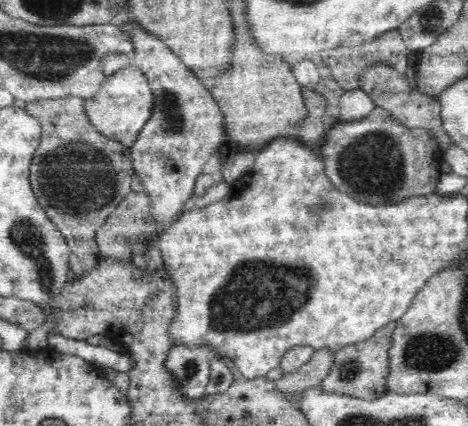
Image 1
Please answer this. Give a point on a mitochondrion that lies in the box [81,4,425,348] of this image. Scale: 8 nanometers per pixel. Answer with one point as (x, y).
(253, 298)

